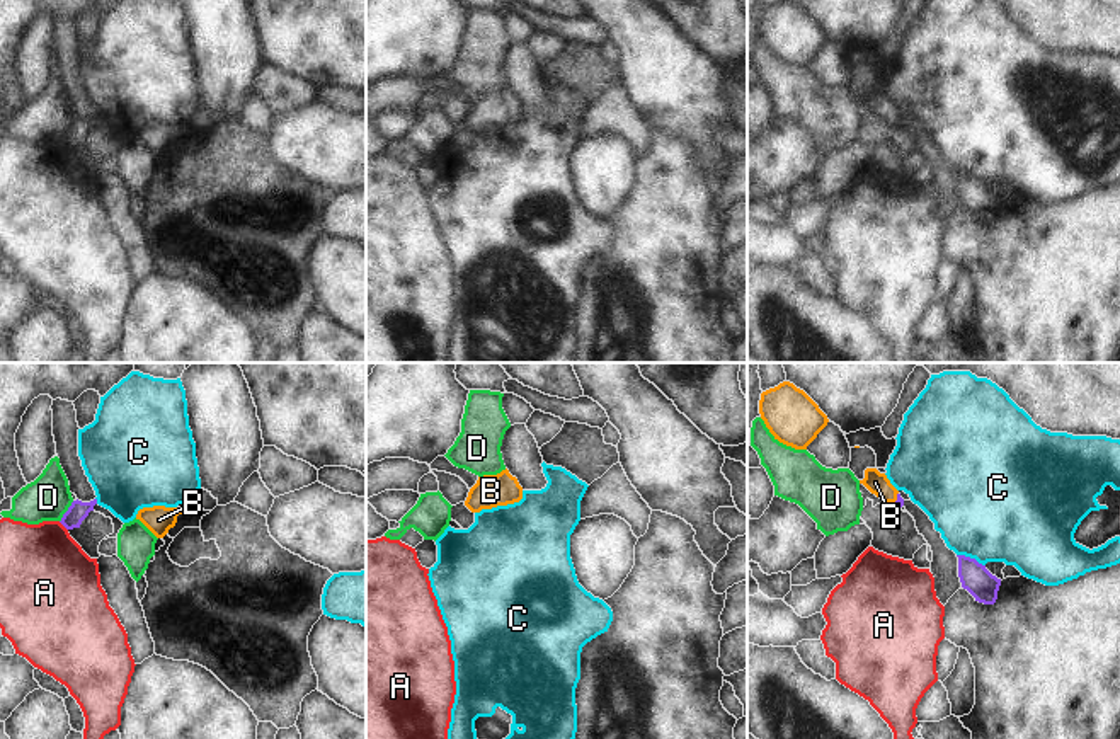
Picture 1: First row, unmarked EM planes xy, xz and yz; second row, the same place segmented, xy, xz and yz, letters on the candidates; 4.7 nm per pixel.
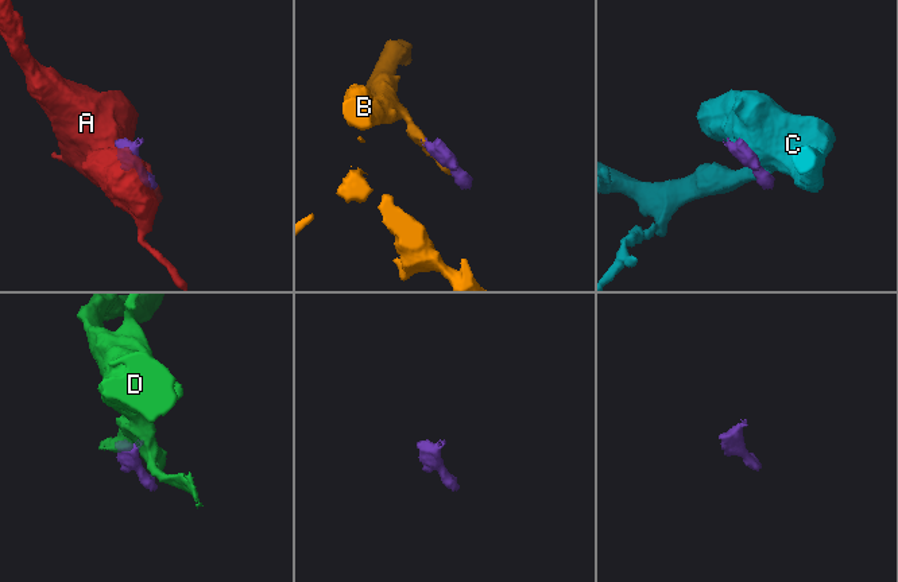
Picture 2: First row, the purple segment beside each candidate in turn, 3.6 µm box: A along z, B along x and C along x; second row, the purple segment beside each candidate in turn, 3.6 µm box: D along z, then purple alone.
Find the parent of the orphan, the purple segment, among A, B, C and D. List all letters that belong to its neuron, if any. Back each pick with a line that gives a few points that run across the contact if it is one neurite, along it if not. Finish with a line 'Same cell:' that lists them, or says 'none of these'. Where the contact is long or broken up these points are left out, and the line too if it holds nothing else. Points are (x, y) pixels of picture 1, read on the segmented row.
B: line yz (899, 503), (896, 501), (875, 482)
Same cell: B

